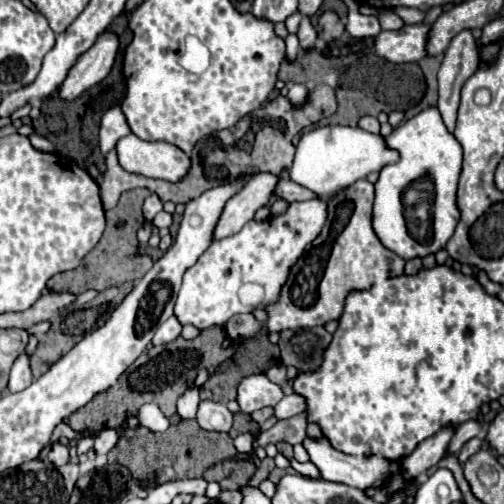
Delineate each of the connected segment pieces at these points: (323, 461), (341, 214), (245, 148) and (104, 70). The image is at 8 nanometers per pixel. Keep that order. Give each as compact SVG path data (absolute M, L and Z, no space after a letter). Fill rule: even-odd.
M326 438L322 440L304 440L304 448L310 454L310 462L314 462L322 474L324 480L328 482L342 482L348 486L354 486L358 490L368 488L368 484L384 484L384 480L388 480L388 492L392 494L396 488L402 488L404 482L400 480L400 476L396 476L396 472L400 472L400 464L398 462L390 462L390 460L380 460L378 456L348 456L344 452L334 450Z
M358 180L330 196L326 202L328 218L322 232L306 246L304 254L292 266L280 298L264 306L268 314L268 332L322 326L330 320L338 320L348 292L370 288L376 280L400 276L404 272L404 258L388 250L372 230L372 200L374 186L368 180Z
M316 84L314 88L310 88L306 102L298 108L294 108L294 104L286 96L278 96L272 102L268 102L266 106L244 116L234 128L220 130L220 132L214 132L214 134L202 138L192 148L192 166L190 166L188 174L182 180L178 180L176 184L124 172L116 160L116 150L112 150L110 154L106 154L106 172L104 172L104 182L100 184L102 206L104 206L104 210L114 208L116 200L120 198L120 194L124 190L132 190L138 186L144 186L150 192L158 194L162 202L172 200L174 204L178 204L178 202L192 200L194 196L216 186L218 182L234 182L234 178L244 178L244 176L252 178L260 172L270 172L270 174L278 176L284 168L290 168L290 164L294 160L292 138L304 126L316 124L318 120L322 120L334 112L336 112L336 98L334 98L334 90L328 84ZM222 170L226 174L222 178L218 178L218 172L222 172Z
M104 30L98 40L78 56L76 64L68 70L64 82L58 86L58 96L62 100L76 100L84 90L102 82L114 64L118 54L118 36L116 32Z

